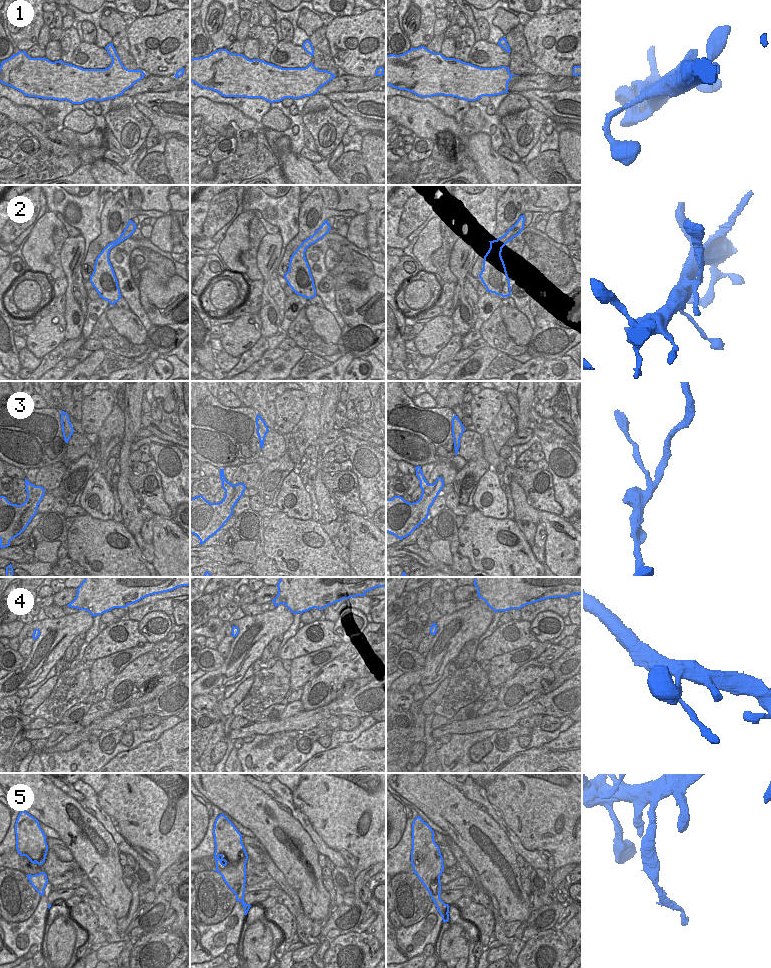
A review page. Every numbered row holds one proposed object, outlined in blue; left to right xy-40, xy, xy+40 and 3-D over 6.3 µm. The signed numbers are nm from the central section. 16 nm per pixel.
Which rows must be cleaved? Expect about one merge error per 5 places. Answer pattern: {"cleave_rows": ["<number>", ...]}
{"cleave_rows": ["4", "5"]}

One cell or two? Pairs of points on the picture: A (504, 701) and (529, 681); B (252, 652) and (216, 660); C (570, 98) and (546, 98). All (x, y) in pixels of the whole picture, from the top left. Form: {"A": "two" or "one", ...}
{"A": "one", "B": "two", "C": "one"}

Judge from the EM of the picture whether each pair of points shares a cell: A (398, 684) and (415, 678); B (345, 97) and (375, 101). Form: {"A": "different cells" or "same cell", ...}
{"A": "same cell", "B": "same cell"}

